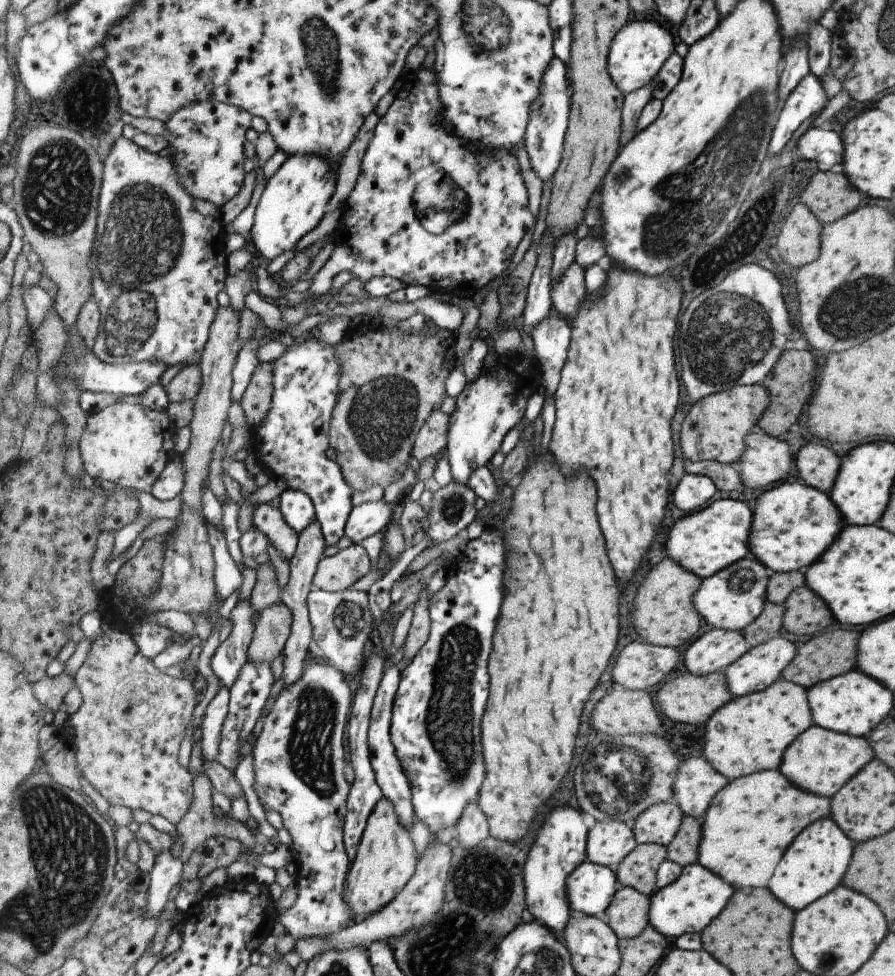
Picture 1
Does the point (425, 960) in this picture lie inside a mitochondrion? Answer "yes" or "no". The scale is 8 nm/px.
yes

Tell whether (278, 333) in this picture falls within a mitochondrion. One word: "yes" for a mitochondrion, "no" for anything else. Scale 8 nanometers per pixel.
no

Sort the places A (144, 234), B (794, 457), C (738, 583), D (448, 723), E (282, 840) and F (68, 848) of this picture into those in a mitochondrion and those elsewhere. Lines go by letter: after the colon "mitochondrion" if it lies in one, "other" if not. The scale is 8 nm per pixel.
A: mitochondrion
B: other
C: mitochondrion
D: mitochondrion
E: other
F: mitochondrion

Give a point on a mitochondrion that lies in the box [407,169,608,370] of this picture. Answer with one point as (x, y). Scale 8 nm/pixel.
(451, 208)

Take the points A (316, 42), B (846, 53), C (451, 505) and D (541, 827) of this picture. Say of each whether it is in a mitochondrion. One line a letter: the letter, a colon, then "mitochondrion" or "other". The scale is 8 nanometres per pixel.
A: mitochondrion
B: other
C: mitochondrion
D: other

